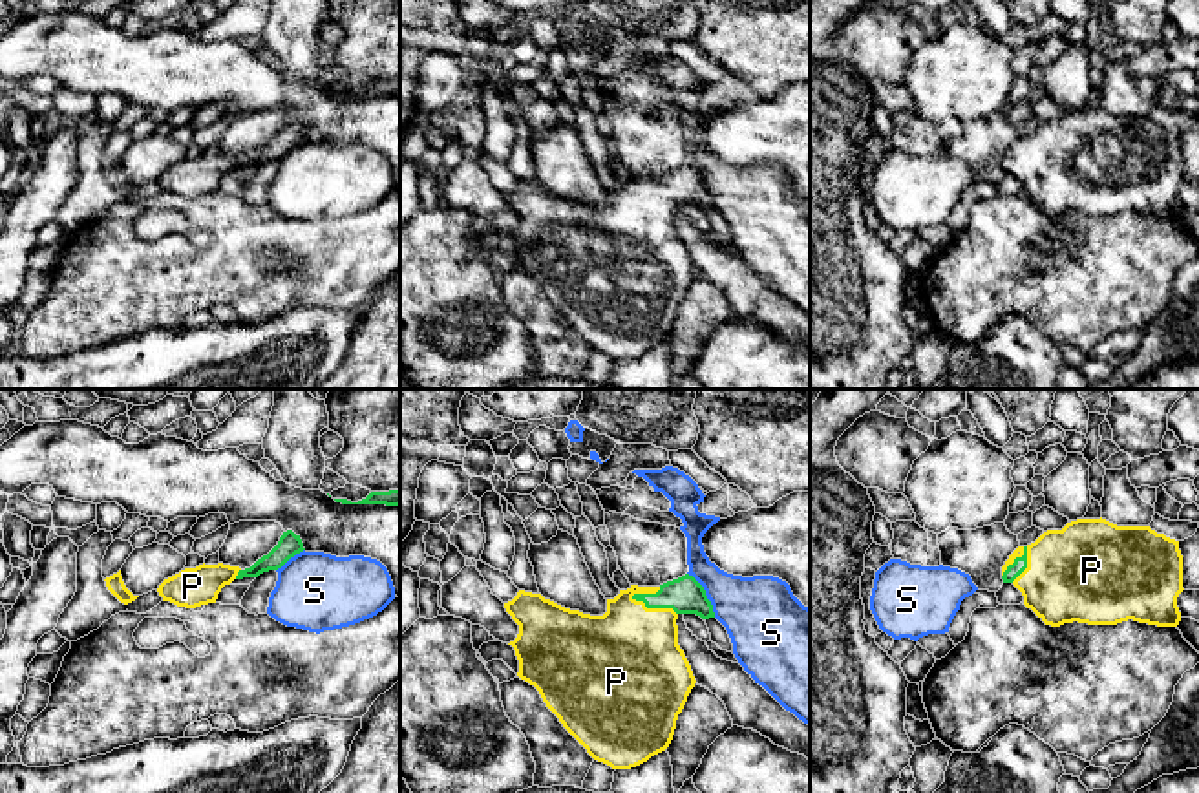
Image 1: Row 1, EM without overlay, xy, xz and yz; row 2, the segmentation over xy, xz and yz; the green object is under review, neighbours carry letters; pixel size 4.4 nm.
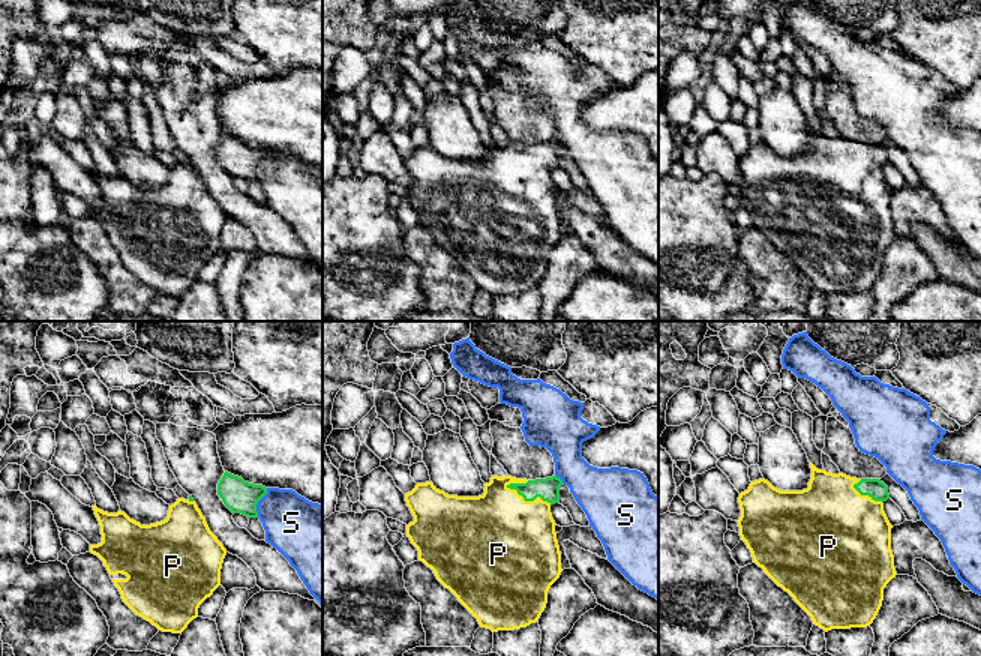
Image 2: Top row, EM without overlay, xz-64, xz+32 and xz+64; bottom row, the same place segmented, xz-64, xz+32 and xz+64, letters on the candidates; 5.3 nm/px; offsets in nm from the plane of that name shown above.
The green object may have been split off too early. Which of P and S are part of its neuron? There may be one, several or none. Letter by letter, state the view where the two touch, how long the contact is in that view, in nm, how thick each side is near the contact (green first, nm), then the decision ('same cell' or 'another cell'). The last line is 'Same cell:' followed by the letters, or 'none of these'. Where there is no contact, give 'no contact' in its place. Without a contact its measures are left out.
P: xz | 220 nm | 160/440 nm | same cell
S: xz | 240 nm | 160/320 nm | another cell
Same cell: P

